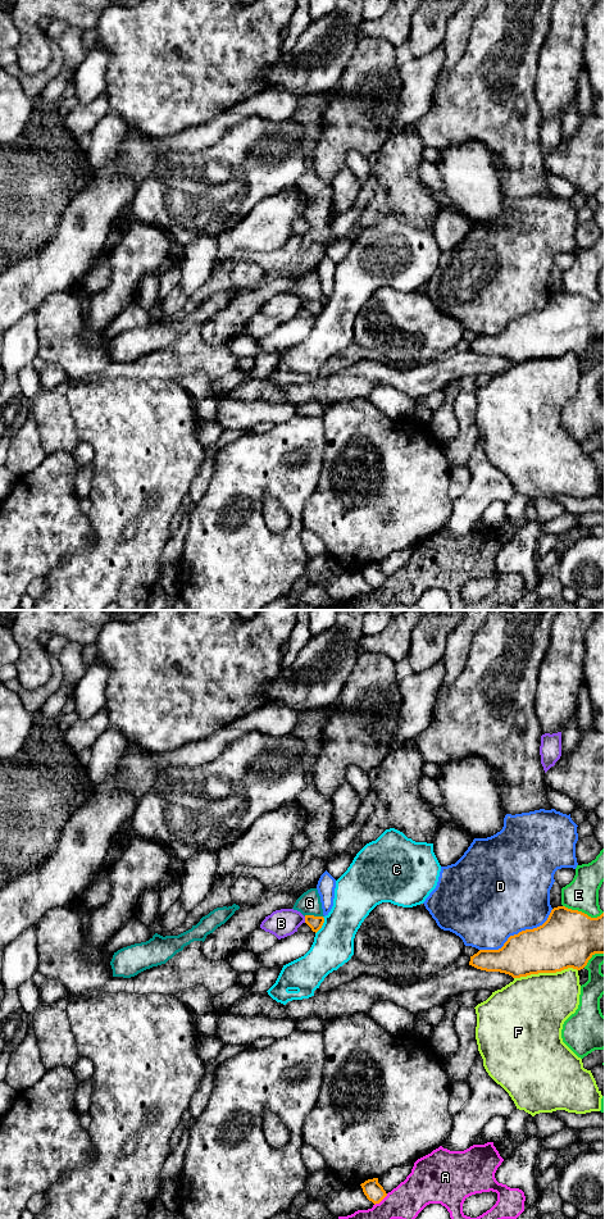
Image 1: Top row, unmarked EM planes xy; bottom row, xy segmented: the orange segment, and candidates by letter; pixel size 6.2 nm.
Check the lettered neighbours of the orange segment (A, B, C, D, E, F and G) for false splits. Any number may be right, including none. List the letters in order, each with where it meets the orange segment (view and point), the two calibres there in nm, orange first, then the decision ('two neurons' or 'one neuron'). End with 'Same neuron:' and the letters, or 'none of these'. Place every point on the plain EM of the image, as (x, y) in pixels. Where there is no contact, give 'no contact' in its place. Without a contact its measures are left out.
A: meets orange in xy at (381, 585); 120 nm thick on the orange side, 220 nm on the other; two neurons
B: meets orange in xy at (305, 304); 90 nm thick on the orange side, 170 nm on the other; two neurons
C: meets orange in xy at (322, 309); 90 nm thick on the orange side, 260 nm on the other; two neurons
D: meets orange in xy at (518, 318); 320 nm thick on the orange side, 480 nm on the other; two neurons
E: meets orange in xy at (583, 298); 360 nm thick on the orange side, 200 nm on the other; two neurons
F: meets orange in xy at (545, 356); 360 nm thick on the orange side, 420 nm on the other; two neurons
G: meets orange in xy at (313, 300); 90 nm thick on the orange side, 140 nm on the other; two neurons
Same neuron: none of these

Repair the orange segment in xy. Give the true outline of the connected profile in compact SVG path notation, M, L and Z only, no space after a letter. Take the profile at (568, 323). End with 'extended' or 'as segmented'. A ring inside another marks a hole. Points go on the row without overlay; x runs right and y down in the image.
M558 291L542 310L510 320L499 335L479 335L469 350L520 363L568 352L581 355L595 338L605 338L605 297L591 303Z; as segmented

